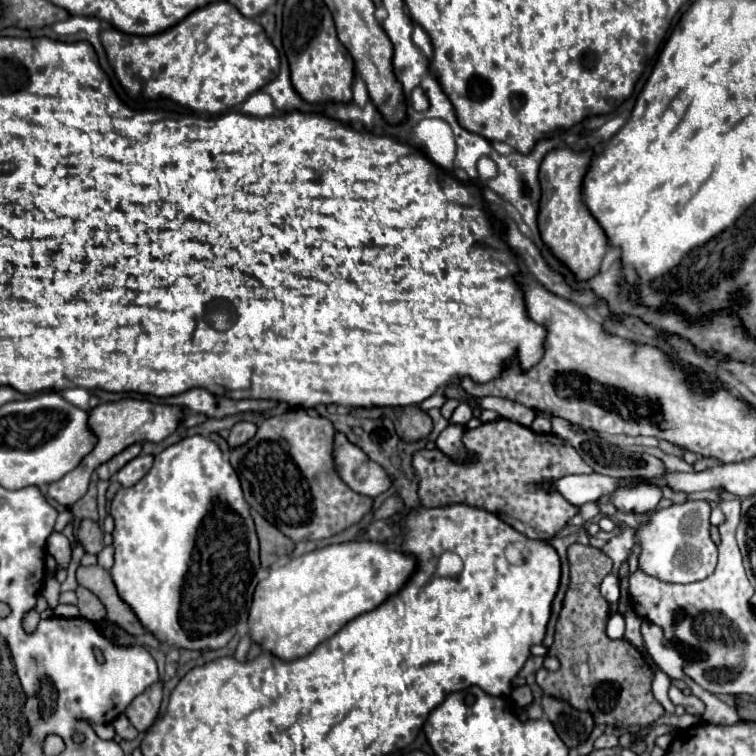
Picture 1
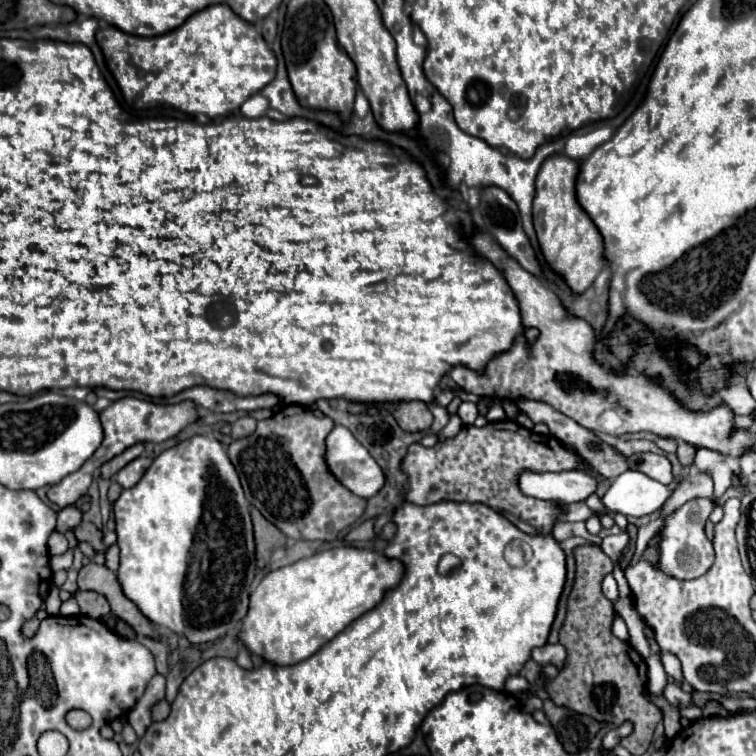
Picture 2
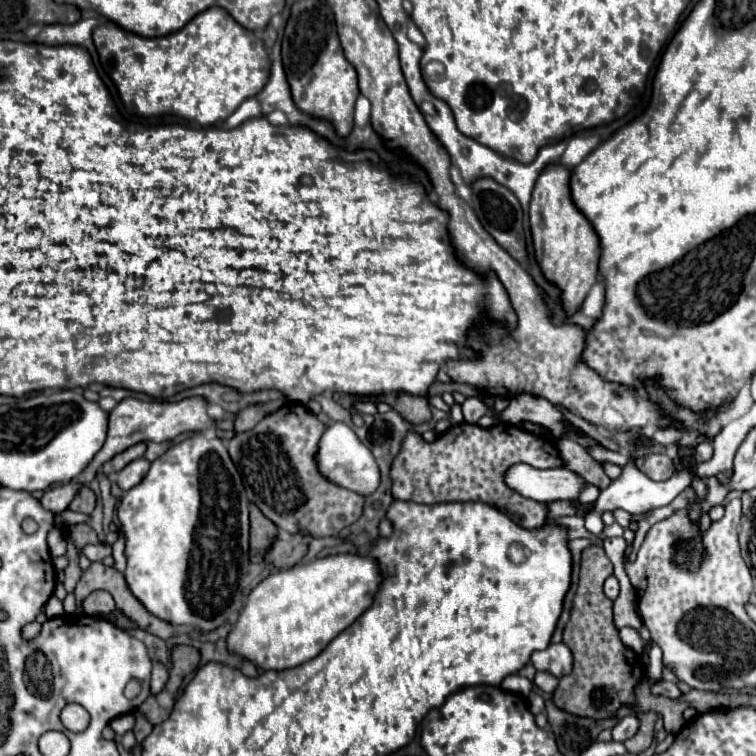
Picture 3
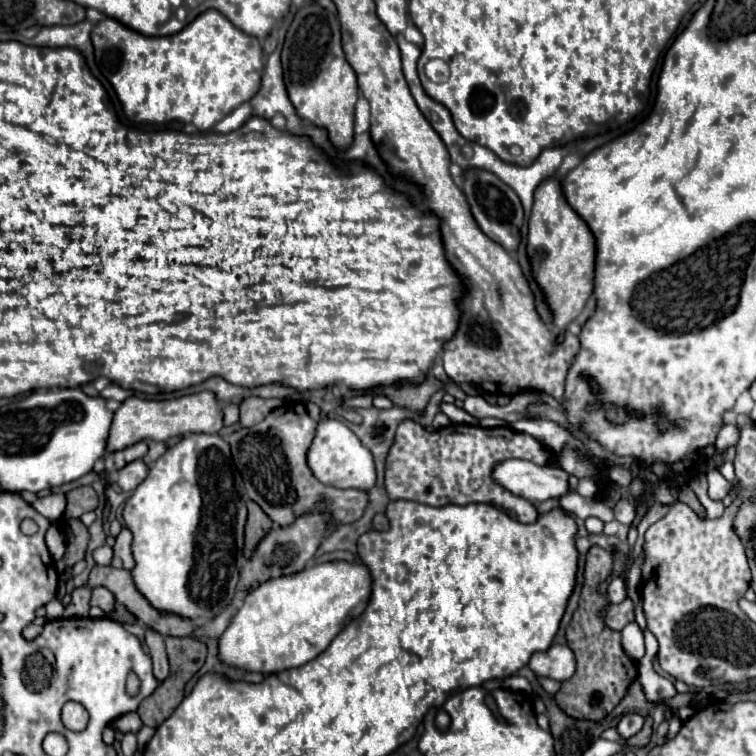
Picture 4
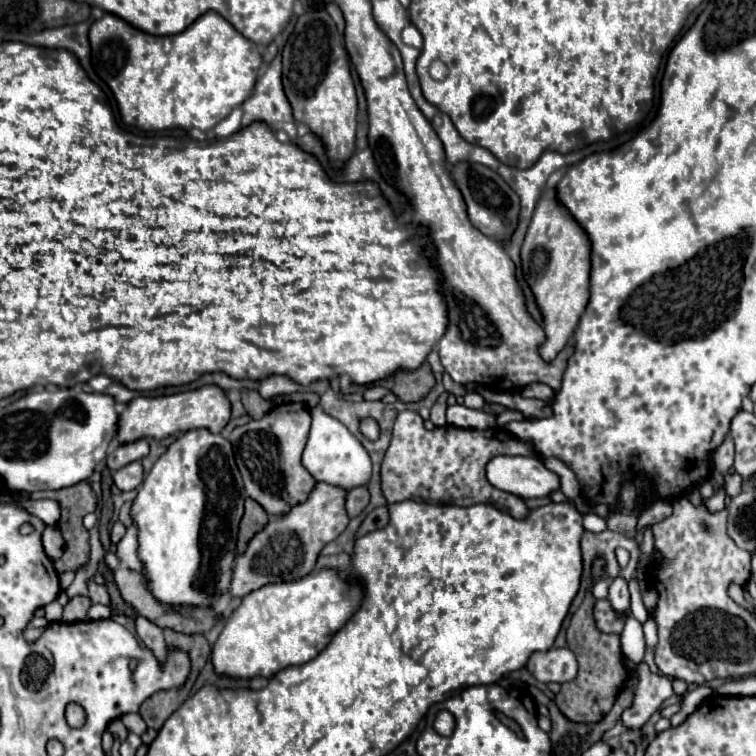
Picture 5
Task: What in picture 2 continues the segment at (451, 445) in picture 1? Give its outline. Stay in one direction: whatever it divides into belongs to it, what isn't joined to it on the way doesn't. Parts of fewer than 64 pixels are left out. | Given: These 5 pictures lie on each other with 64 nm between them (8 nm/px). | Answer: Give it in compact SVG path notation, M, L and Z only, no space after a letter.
M452 414L452 416L450 416L450 422L448 422L446 428L438 434L438 438L440 438L440 440L446 440L446 438L450 438L450 436L456 436L460 428L462 428L460 416L458 416L458 414Z

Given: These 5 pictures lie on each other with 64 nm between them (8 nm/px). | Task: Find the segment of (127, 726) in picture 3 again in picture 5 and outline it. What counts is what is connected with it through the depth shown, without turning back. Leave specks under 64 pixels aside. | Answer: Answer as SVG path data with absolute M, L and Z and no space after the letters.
M124 714L120 720L122 720L124 726L126 726L130 732L134 732L134 734L144 734L144 732L146 732L146 722L142 720L140 714Z

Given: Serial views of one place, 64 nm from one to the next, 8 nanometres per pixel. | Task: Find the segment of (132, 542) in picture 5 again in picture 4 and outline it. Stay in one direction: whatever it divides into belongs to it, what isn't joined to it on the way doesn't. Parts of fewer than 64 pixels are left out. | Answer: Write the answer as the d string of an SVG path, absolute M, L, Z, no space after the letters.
M124 526L114 544L114 556L118 556L126 570L132 570L132 532Z

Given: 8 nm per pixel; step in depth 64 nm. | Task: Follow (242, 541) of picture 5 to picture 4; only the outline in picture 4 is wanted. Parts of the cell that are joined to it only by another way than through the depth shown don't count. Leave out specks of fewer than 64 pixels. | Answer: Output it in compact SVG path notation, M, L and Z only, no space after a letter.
M248 500L248 520L246 520L246 526L244 526L244 556L250 558L256 542L272 528L272 520L264 514L264 510Z

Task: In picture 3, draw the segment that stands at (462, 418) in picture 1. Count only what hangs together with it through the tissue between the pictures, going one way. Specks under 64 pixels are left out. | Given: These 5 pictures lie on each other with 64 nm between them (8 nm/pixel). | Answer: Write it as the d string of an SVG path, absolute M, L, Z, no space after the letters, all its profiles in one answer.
M478 397L466 398L466 402L462 404L462 412L464 412L464 420L466 420L468 424L476 424L484 414L488 414L488 416L498 416L498 414L494 412L494 408L490 408L488 404L484 404Z

